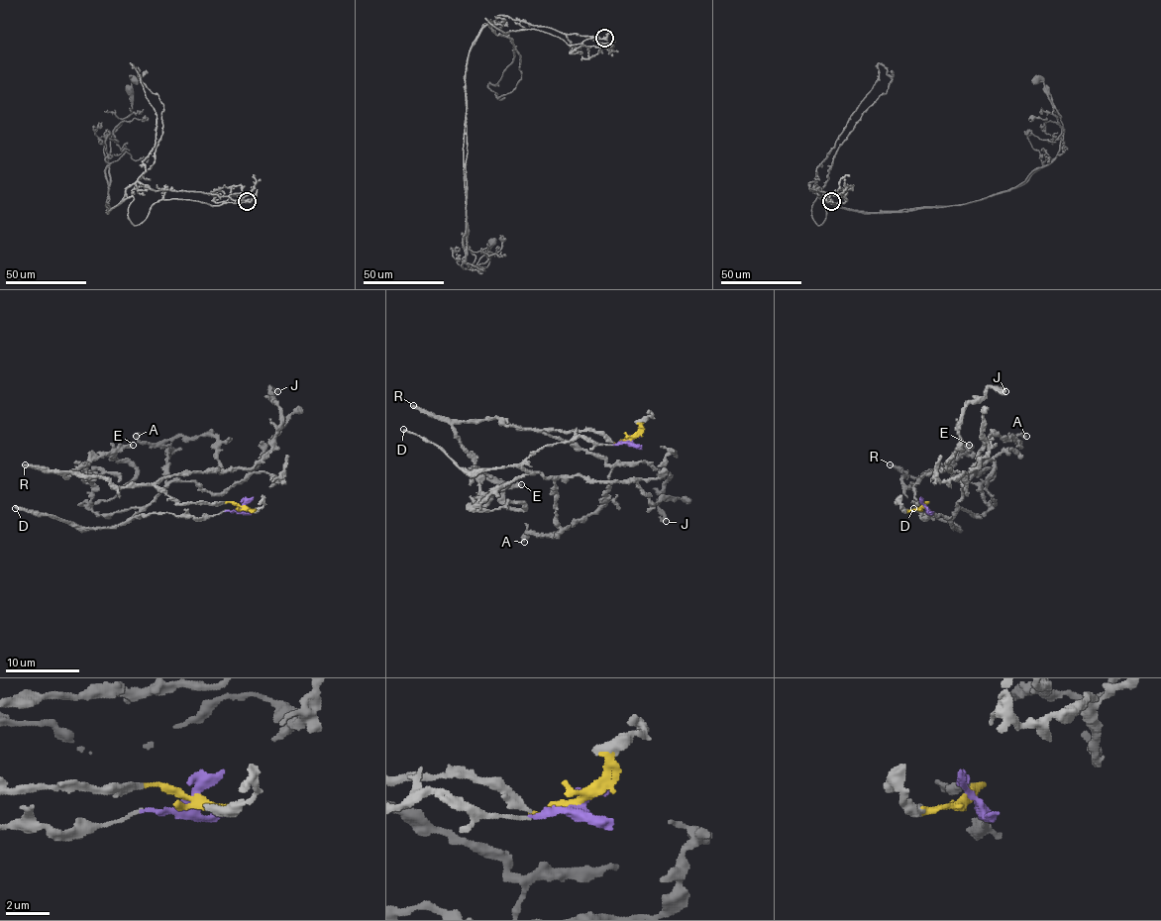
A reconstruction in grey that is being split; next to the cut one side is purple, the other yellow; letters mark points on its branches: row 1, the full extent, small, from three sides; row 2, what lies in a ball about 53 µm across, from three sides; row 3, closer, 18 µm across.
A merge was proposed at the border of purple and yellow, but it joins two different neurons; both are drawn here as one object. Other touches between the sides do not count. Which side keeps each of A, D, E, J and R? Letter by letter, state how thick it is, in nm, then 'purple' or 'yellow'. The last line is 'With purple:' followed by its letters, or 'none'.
A: 400 nm | yellow
D: 260 nm | purple
E: 340 nm | yellow
J: 500 nm | yellow
R: 320 nm | yellow
With purple: D

